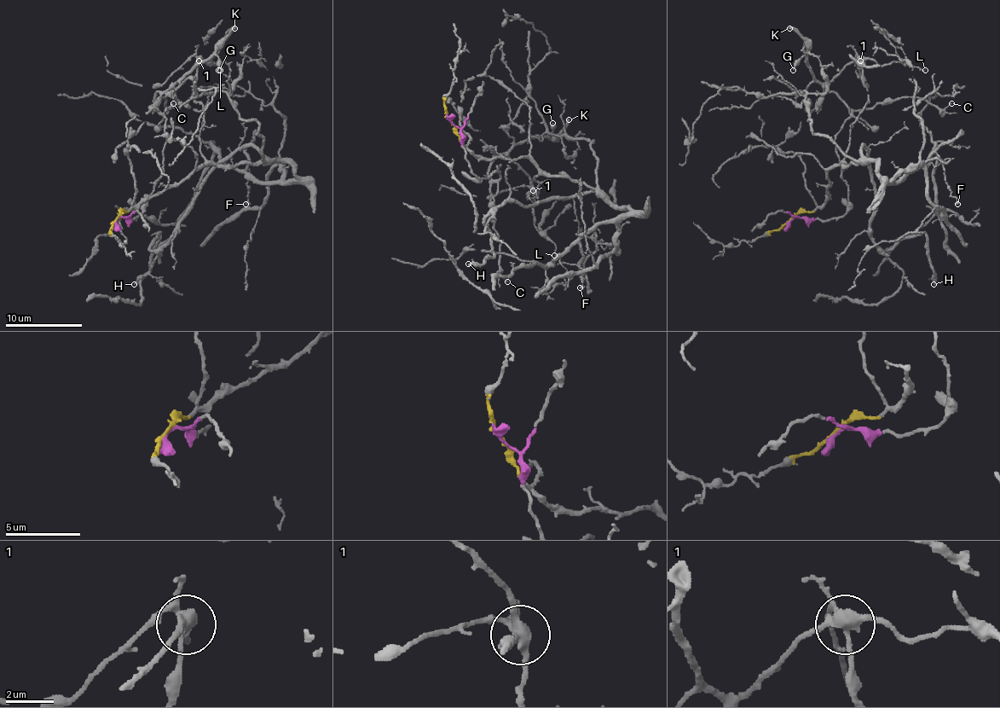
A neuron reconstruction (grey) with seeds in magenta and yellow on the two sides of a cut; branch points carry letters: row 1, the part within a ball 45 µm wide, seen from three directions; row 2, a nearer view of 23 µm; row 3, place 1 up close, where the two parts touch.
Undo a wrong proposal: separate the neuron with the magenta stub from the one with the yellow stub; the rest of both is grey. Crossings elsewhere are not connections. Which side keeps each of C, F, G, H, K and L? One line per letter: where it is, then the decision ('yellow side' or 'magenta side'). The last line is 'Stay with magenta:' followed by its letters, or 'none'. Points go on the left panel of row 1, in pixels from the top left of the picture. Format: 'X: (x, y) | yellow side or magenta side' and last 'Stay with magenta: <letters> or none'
C: (173, 103) | magenta side
F: (245, 204) | yellow side
G: (218, 70) | magenta side
H: (134, 284) | yellow side
K: (234, 28) | magenta side
L: (220, 70) | magenta side
Stay with magenta: C, G, K, L

